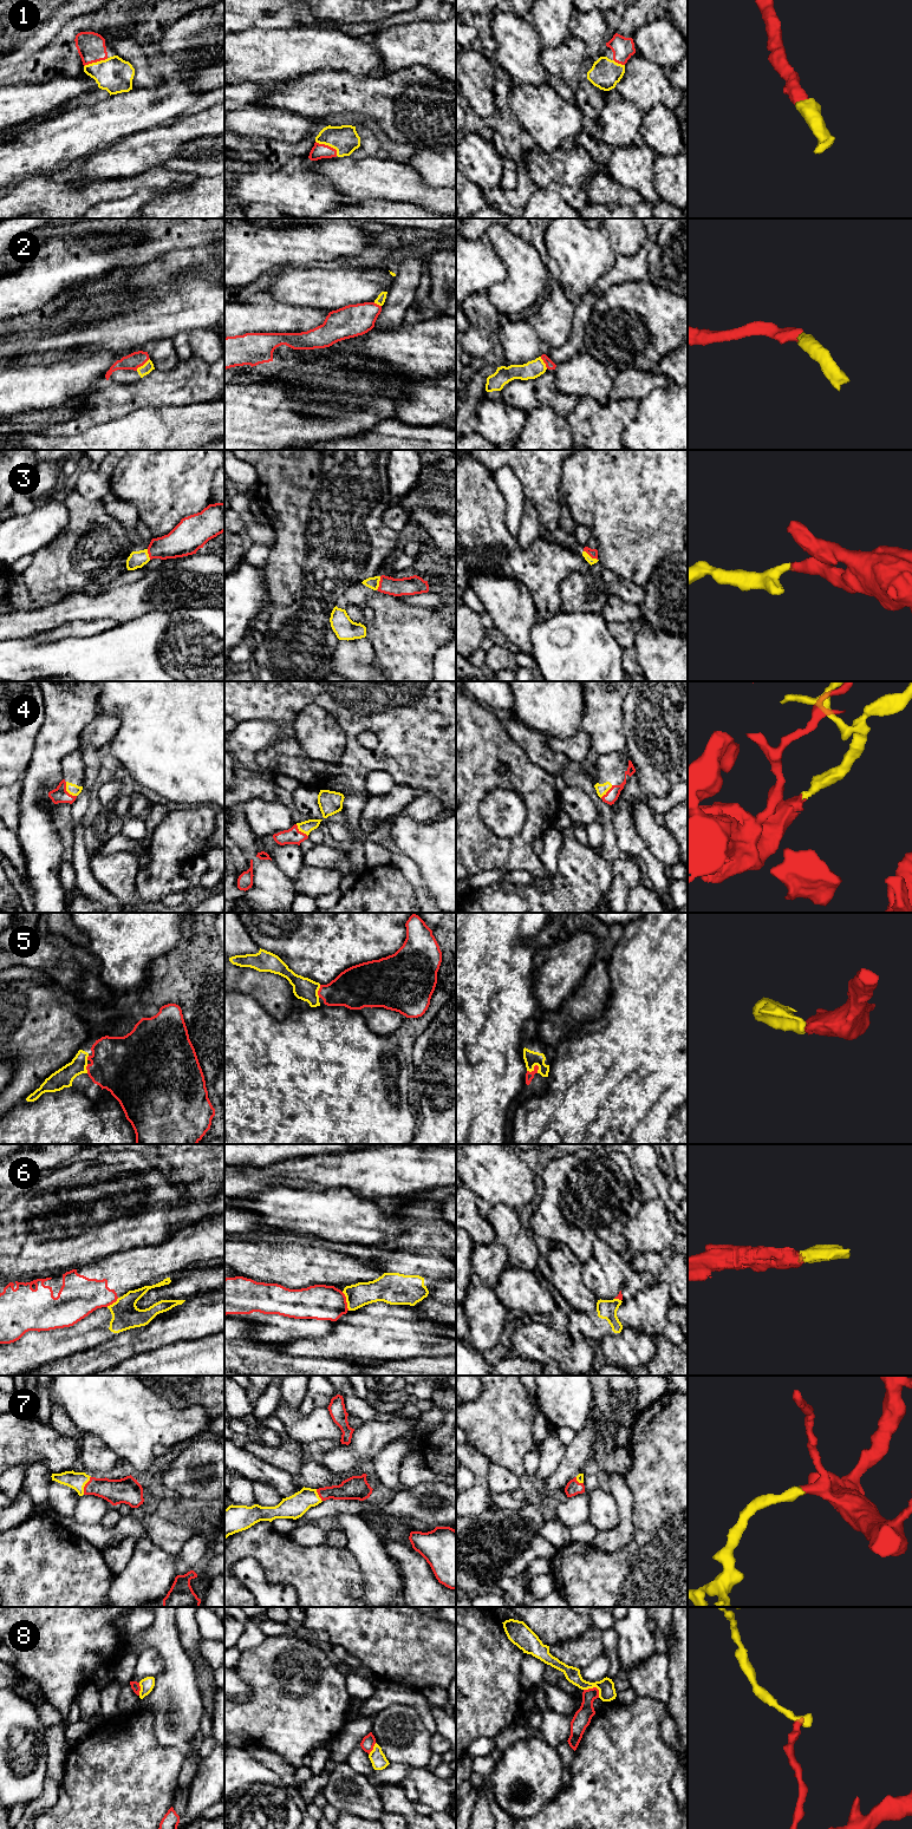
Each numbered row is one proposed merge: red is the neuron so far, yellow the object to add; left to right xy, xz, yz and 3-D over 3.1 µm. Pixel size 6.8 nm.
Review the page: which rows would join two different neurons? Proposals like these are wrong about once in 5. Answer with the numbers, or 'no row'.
6, 8

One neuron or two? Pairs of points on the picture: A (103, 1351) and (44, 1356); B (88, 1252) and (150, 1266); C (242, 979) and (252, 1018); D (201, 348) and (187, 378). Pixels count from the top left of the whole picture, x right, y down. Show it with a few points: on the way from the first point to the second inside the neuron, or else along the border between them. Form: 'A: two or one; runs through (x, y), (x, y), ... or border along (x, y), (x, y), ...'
A: two; border along (102, 1343), (50, 1363)
B: two; border along (123, 1249), (96, 1260)
C: two; border along (236, 992), (252, 997), (269, 1013)
D: two; border along (194, 354), (212, 363)

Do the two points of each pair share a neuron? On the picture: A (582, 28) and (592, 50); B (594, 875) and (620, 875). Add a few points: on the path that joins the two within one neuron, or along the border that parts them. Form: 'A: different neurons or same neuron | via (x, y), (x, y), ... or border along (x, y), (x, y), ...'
A: same neuron | via (587, 33), (592, 38), (592, 45)
B: different neurons | border along (611, 863), (611, 886), (604, 896)

